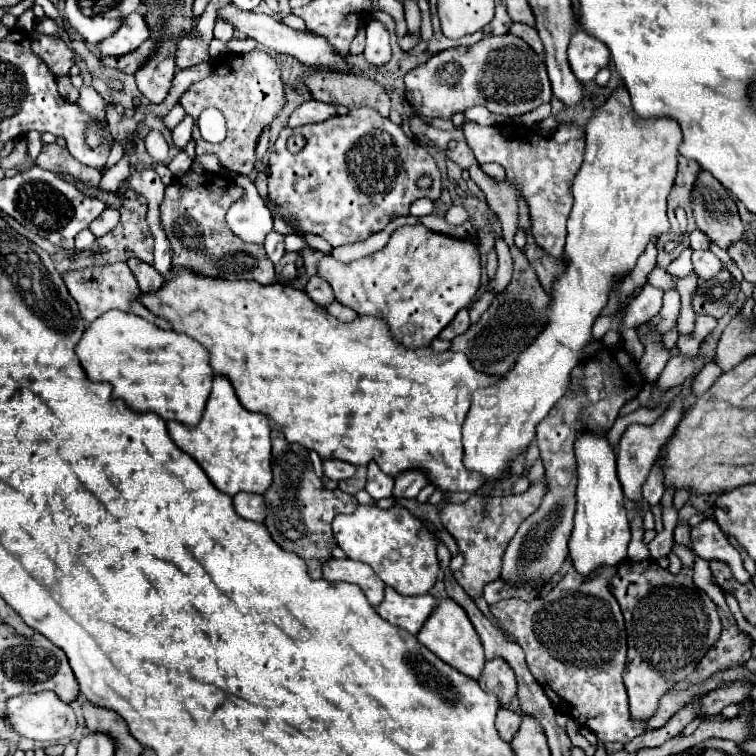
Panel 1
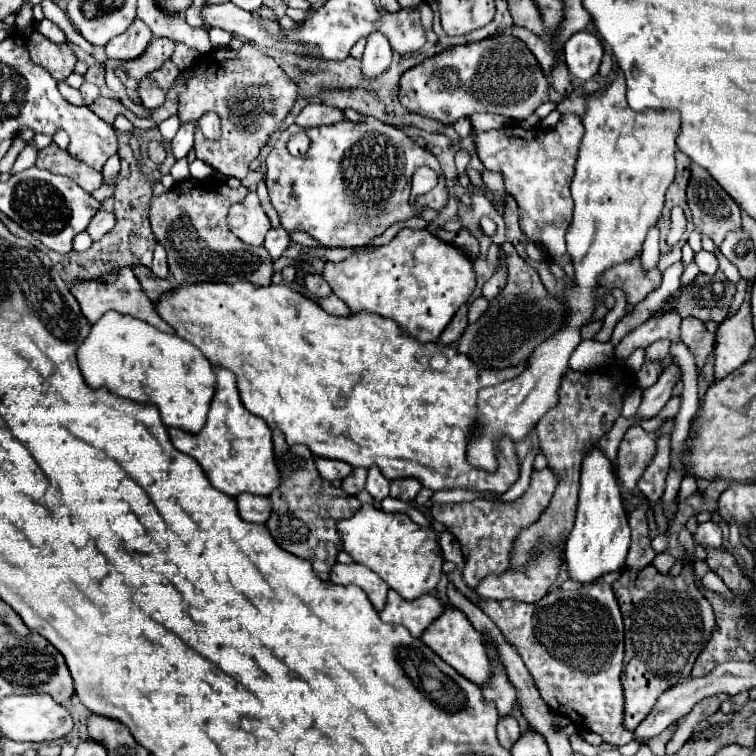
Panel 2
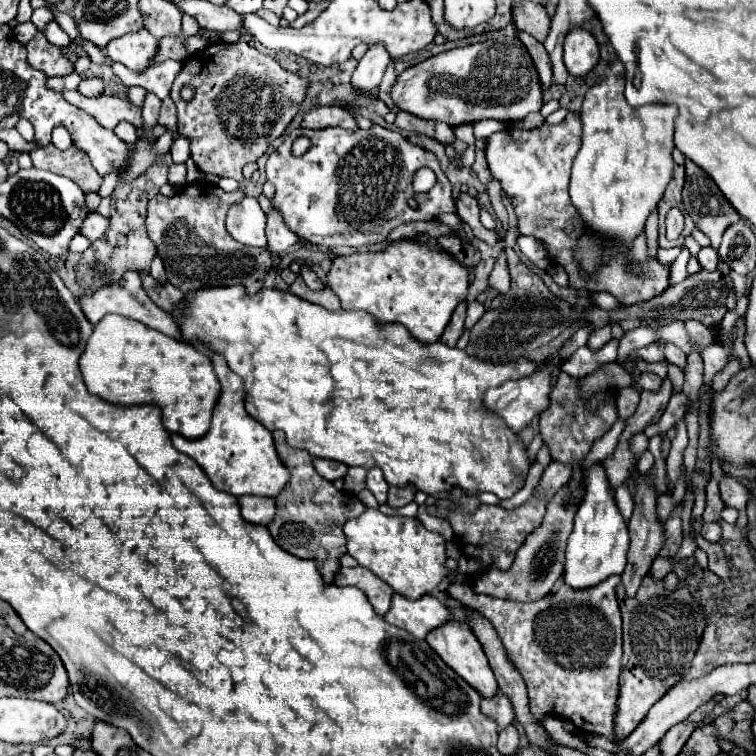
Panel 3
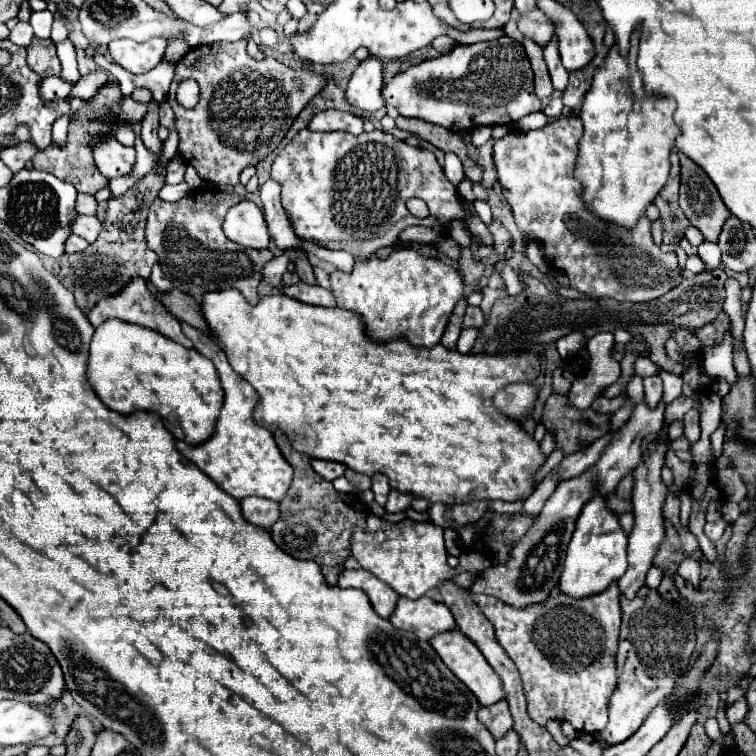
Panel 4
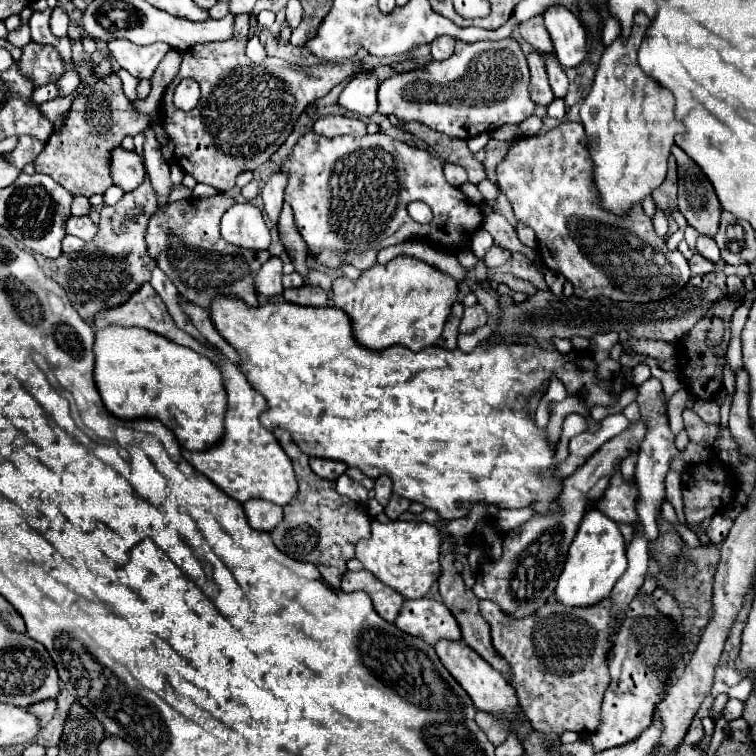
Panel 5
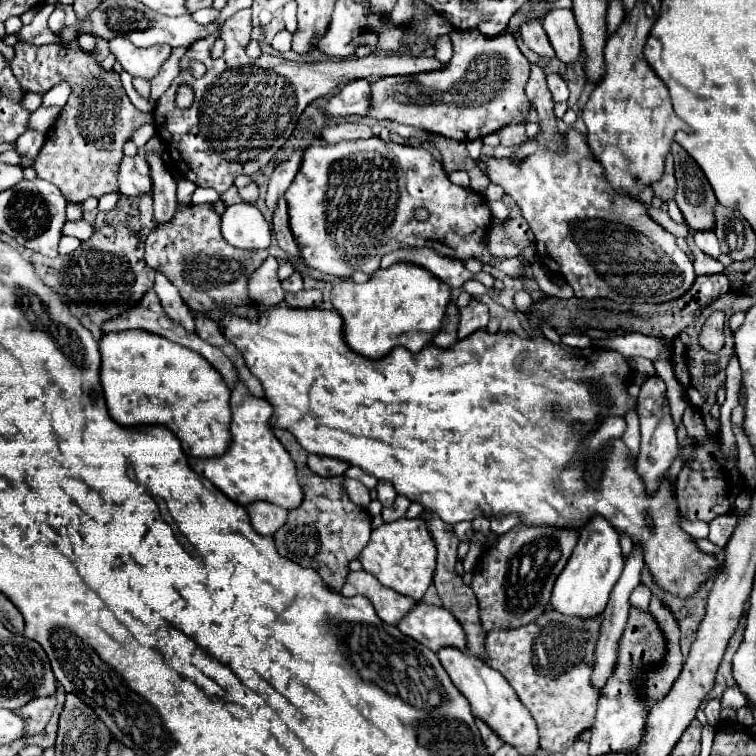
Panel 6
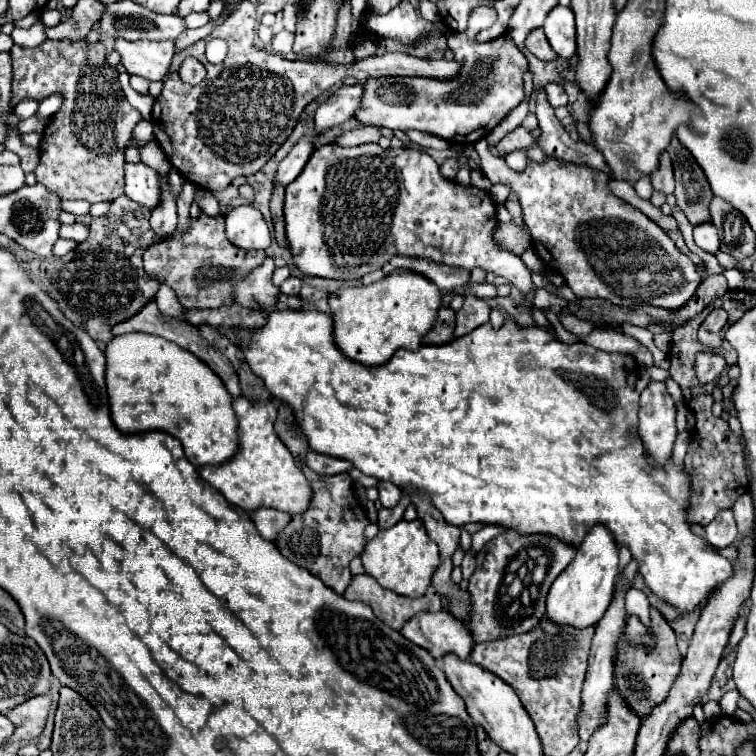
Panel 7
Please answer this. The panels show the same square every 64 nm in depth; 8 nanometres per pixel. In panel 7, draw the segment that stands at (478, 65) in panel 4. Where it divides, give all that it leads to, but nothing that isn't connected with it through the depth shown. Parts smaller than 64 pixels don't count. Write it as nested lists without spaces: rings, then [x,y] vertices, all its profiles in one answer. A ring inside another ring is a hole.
[[[478,10],[470,16],[468,30],[450,32],[448,46],[454,52],[454,60],[460,64],[460,76],[456,80],[428,80],[428,78],[376,78],[364,84],[364,98],[360,110],[354,114],[362,124],[382,126],[390,130],[422,130],[428,134],[436,134],[454,144],[474,144],[480,138],[486,138],[522,100],[524,100],[524,72],[528,72],[528,60],[524,54],[512,44],[512,38],[500,36],[490,42],[478,42]]]

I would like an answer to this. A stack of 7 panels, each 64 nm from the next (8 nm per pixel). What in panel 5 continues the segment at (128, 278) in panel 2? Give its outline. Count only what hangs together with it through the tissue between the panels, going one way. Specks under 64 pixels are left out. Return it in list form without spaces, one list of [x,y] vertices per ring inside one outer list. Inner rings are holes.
[[[144,284],[144,288],[138,288],[124,304],[120,304],[120,308],[104,308],[104,310],[96,312],[96,320],[92,322],[92,326],[94,326],[96,330],[100,330],[100,328],[104,328],[104,326],[108,326],[108,324],[140,326],[140,328],[146,328],[146,330],[150,330],[150,332],[156,332],[156,334],[160,334],[160,336],[164,336],[164,338],[168,338],[168,340],[172,340],[172,342],[176,342],[176,344],[182,344],[182,346],[186,346],[186,348],[192,348],[192,350],[208,356],[212,362],[218,360],[218,356],[216,356],[214,352],[210,352],[208,348],[204,348],[200,342],[196,342],[192,336],[188,336],[186,332],[182,332],[182,330],[174,324],[172,316],[168,314],[166,304],[160,300],[160,296],[156,294],[156,290],[154,290],[150,284]]]

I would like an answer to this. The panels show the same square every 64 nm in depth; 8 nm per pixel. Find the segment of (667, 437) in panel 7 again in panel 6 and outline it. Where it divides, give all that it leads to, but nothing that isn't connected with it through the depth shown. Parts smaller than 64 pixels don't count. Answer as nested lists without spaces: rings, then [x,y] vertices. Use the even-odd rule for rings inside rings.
[[[650,376],[640,388],[638,404],[636,404],[636,410],[640,416],[640,432],[642,432],[642,446],[640,446],[640,454],[636,460],[636,472],[640,474],[648,494],[656,494],[656,490],[660,488],[662,476],[666,474],[666,470],[670,468],[670,464],[678,456],[676,426],[672,422],[670,408],[666,402],[668,402],[666,400],[666,384],[658,376]]]

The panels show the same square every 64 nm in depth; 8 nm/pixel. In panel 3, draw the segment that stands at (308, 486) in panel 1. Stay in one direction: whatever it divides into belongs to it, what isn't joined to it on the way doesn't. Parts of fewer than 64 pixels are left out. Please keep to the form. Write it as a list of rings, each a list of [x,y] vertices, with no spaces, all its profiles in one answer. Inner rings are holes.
[[[274,430],[274,444],[276,452],[282,460],[282,464],[290,470],[290,482],[284,486],[284,490],[274,498],[276,502],[276,516],[272,524],[268,524],[268,530],[274,538],[274,542],[284,548],[286,552],[298,556],[298,558],[312,558],[316,560],[318,572],[324,578],[324,582],[332,582],[336,570],[340,568],[340,556],[346,552],[346,538],[342,532],[342,524],[346,520],[358,518],[364,512],[364,504],[354,494],[344,494],[330,480],[324,480],[314,468],[312,468],[312,456],[300,448],[286,446],[284,432]]]

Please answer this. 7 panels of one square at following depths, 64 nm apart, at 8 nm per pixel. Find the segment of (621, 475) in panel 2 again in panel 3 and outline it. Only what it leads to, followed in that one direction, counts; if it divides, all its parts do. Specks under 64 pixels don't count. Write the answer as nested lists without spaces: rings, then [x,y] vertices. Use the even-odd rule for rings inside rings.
[[[636,432],[628,444],[632,444],[632,452],[636,452],[636,460],[640,460],[640,456],[648,450],[648,436],[644,432]]]

